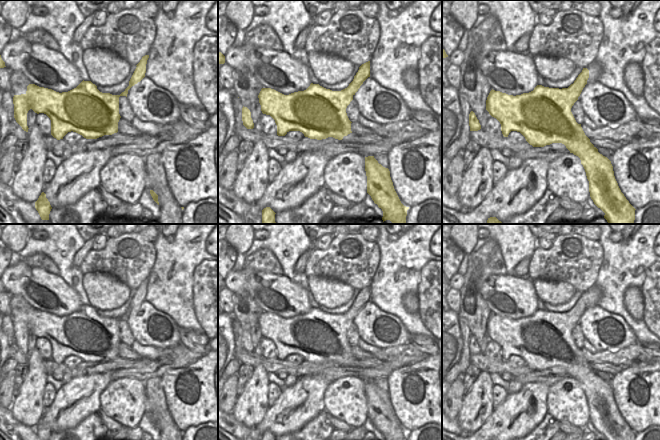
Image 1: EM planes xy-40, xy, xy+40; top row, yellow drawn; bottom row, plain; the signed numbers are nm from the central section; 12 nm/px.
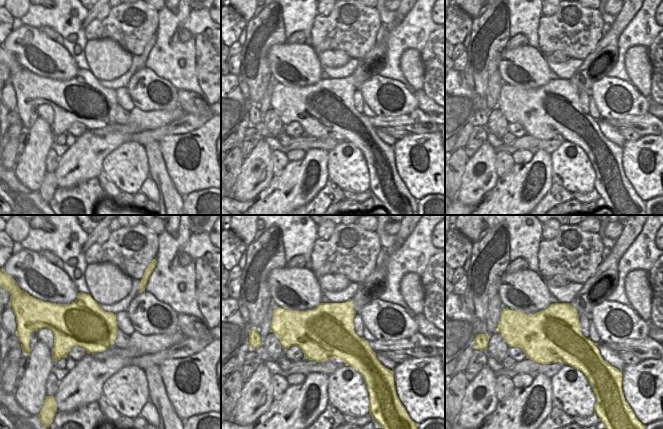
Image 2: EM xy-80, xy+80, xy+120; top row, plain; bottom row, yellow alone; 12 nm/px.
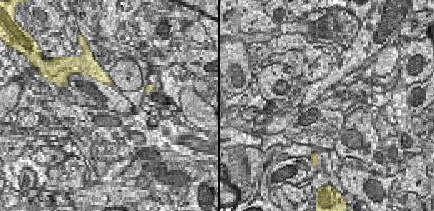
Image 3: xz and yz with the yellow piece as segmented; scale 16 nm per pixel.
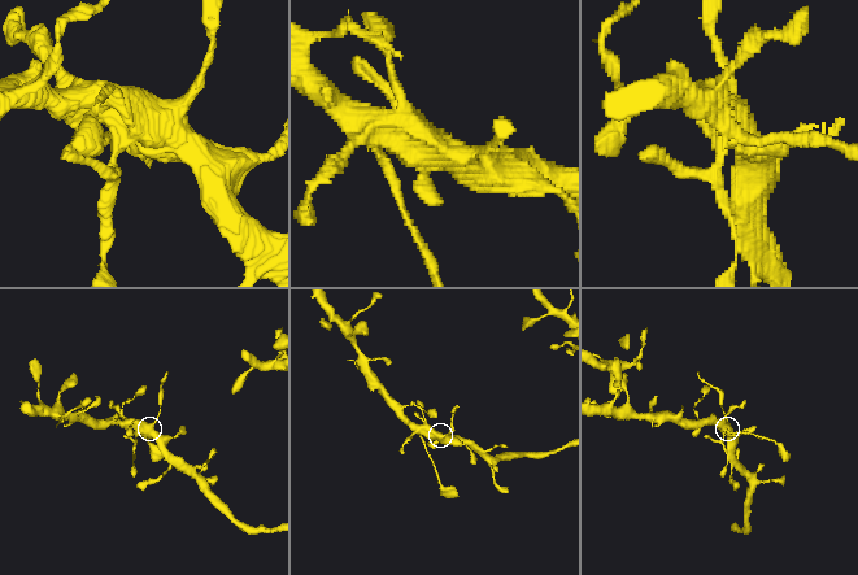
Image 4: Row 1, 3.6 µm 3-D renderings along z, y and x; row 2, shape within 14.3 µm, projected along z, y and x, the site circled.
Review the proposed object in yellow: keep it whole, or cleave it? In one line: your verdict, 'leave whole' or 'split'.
split

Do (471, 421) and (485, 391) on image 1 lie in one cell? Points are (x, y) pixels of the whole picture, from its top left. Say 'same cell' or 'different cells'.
same cell

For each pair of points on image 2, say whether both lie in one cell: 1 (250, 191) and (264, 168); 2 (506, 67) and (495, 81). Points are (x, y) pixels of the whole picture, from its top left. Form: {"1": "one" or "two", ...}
{"1": "one", "2": "two"}

